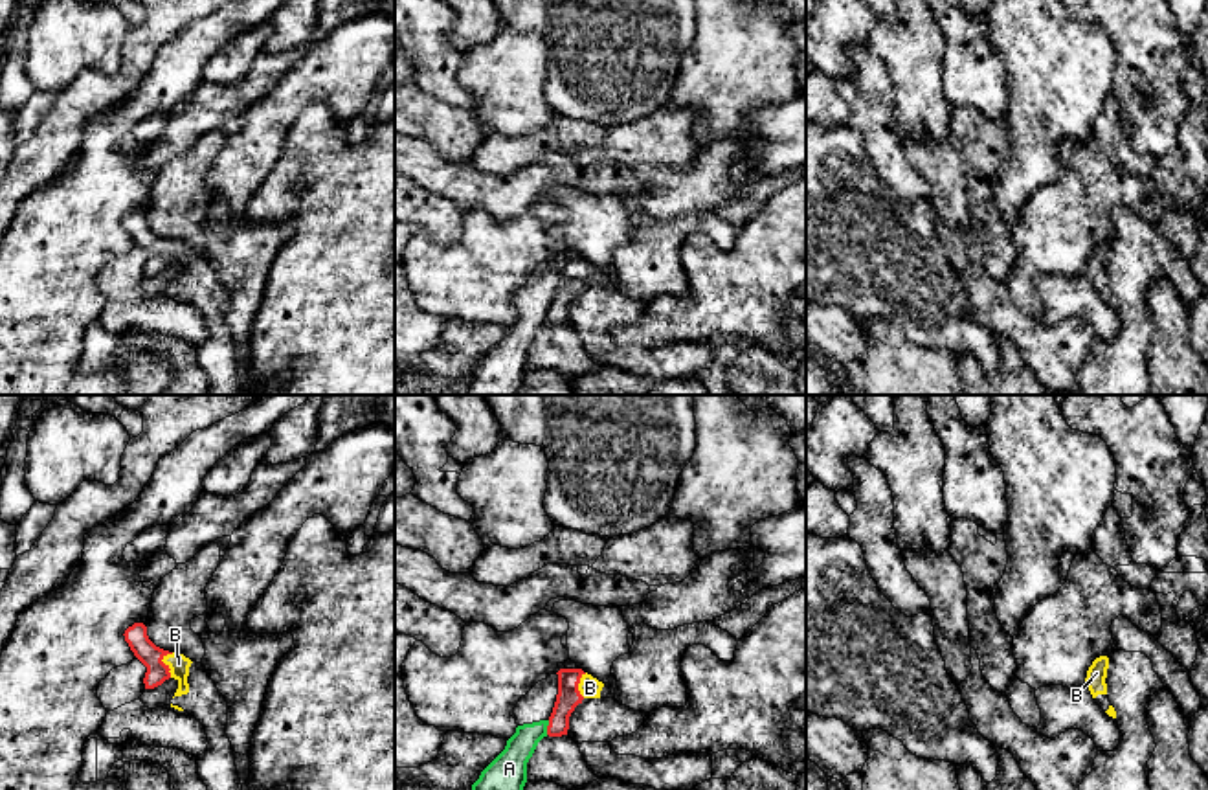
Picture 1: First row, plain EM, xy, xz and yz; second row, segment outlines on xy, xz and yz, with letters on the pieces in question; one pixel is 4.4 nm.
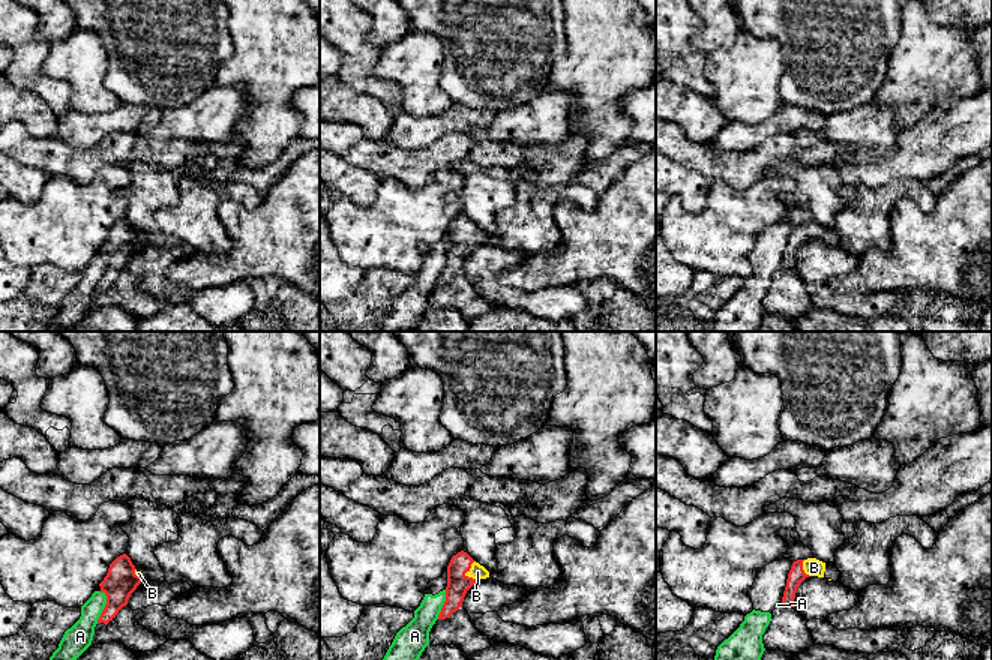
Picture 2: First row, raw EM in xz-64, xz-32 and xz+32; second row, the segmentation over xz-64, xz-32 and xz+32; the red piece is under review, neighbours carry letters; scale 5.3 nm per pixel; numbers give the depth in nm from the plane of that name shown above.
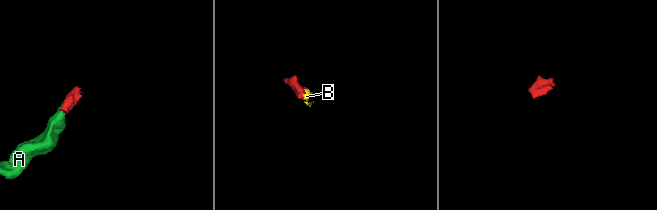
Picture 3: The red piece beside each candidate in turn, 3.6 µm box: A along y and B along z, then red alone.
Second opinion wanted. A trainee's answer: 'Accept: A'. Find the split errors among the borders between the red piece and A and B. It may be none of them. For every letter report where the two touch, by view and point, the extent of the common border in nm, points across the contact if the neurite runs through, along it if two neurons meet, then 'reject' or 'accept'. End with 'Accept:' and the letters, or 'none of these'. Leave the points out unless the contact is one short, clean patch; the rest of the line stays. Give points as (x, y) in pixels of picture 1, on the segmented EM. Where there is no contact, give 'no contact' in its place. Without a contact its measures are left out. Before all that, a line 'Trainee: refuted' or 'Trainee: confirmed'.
Trainee: refuted
A: meets red in xz at (548, 728); contact 70 nm long; border along xz (549, 721), (546, 733); reject
B: meets red in xy at (166, 665); contact 110 nm long; runs through xy (145, 651), (166, 665), (178, 664); accept
Accept: B

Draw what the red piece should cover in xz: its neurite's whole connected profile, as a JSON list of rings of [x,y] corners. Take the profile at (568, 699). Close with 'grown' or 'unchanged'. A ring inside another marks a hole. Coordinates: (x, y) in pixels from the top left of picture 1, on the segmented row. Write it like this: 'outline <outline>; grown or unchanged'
outline [[[560,669],[558,694],[549,717],[547,735],[567,735],[569,717],[584,698],[613,698],[613,683],[602,683],[582,669]]]; grown

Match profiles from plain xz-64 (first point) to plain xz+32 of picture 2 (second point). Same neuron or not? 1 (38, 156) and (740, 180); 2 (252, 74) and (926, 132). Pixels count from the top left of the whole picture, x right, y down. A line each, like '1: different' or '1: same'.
1: same
2: different

